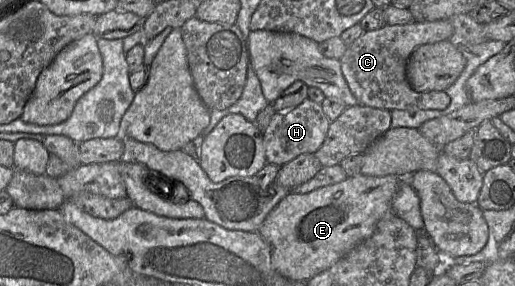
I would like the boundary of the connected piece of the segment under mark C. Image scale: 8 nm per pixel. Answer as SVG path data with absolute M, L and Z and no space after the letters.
M448 20L432 22L413 22L406 25L385 25L379 30L364 32L350 46L340 59L341 69L348 86L358 101L358 104L385 110L418 111L426 109L442 110L451 102L445 91L416 92L406 78L406 65L412 52L419 46L448 40L454 33Z

